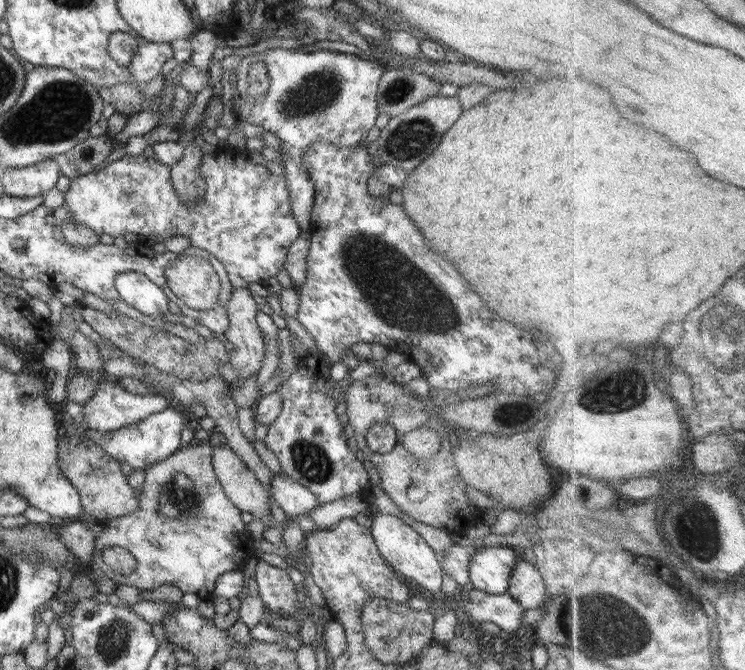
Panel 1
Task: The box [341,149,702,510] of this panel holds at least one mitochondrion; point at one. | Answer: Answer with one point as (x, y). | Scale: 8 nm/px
(504, 416)

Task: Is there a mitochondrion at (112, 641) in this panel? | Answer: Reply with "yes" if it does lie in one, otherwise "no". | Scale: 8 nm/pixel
yes

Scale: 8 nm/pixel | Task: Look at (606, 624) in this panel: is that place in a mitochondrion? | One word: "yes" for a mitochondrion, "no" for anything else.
yes

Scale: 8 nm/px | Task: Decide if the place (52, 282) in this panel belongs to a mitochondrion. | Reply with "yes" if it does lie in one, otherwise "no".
no

